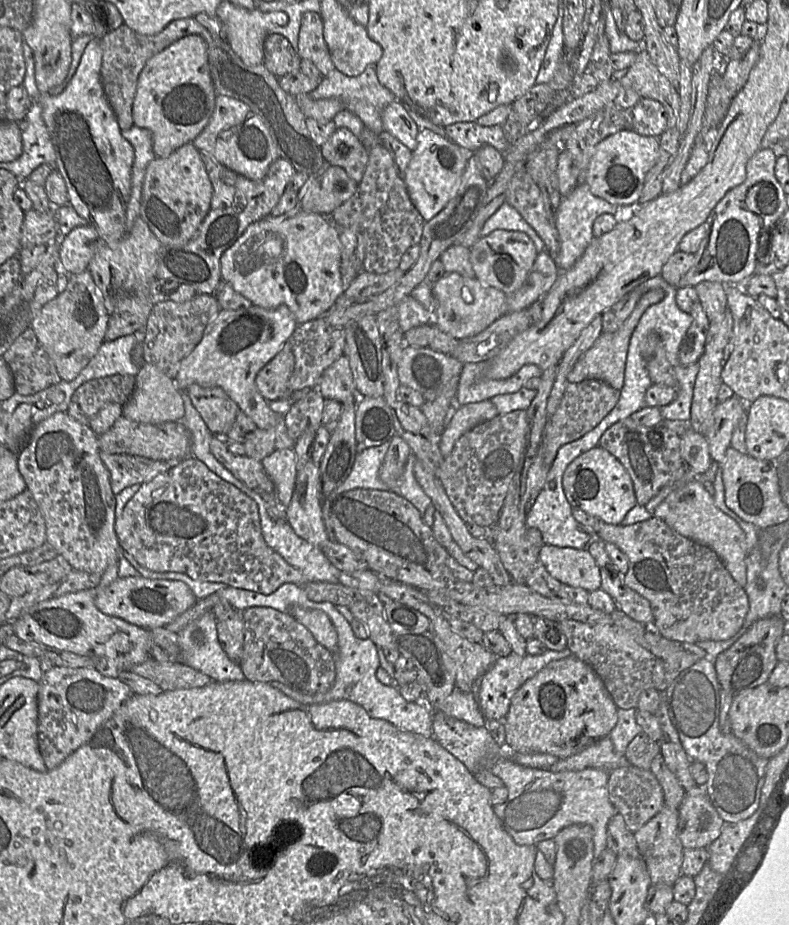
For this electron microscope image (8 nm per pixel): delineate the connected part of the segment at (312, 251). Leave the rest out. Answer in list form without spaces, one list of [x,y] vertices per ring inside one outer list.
[[[295,212],[282,216],[267,216],[252,223],[241,237],[221,256],[222,282],[250,300],[254,306],[276,309],[286,306],[298,325],[325,315],[343,294],[345,285],[340,273],[340,242],[338,228],[329,217],[318,213]]]

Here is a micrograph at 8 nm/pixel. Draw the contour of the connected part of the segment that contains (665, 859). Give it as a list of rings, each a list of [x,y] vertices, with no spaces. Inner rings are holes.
[[[664,805],[654,817],[634,832],[638,853],[645,861],[652,885],[661,883],[674,885],[682,874],[684,847],[678,836],[678,817],[678,809]]]

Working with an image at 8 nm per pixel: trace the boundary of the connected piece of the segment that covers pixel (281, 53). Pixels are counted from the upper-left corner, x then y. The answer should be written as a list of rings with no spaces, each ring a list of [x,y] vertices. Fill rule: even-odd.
[[[270,34],[264,42],[263,65],[278,78],[300,70],[302,59],[282,35]]]

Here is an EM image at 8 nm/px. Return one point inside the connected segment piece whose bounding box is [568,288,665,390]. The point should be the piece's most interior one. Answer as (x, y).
(605, 360)

